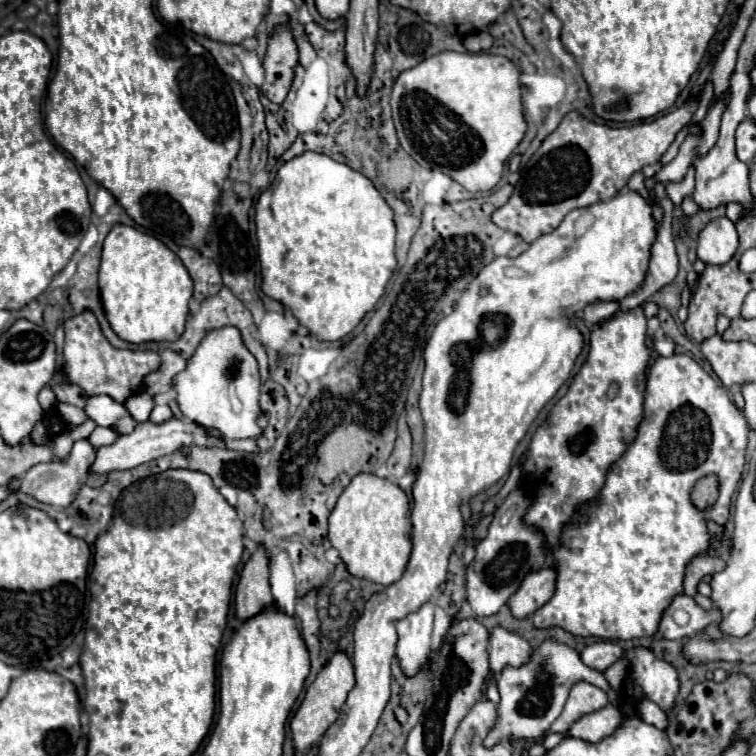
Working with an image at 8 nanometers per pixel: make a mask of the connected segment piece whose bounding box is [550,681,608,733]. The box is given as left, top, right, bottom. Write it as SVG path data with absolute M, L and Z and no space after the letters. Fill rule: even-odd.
M574 683L574 687L570 689L570 697L566 701L566 707L562 711L562 715L552 723L550 731L552 733L564 733L568 731L582 715L588 715L588 713L594 713L602 707L608 705L608 697L606 693L592 685L592 683Z

